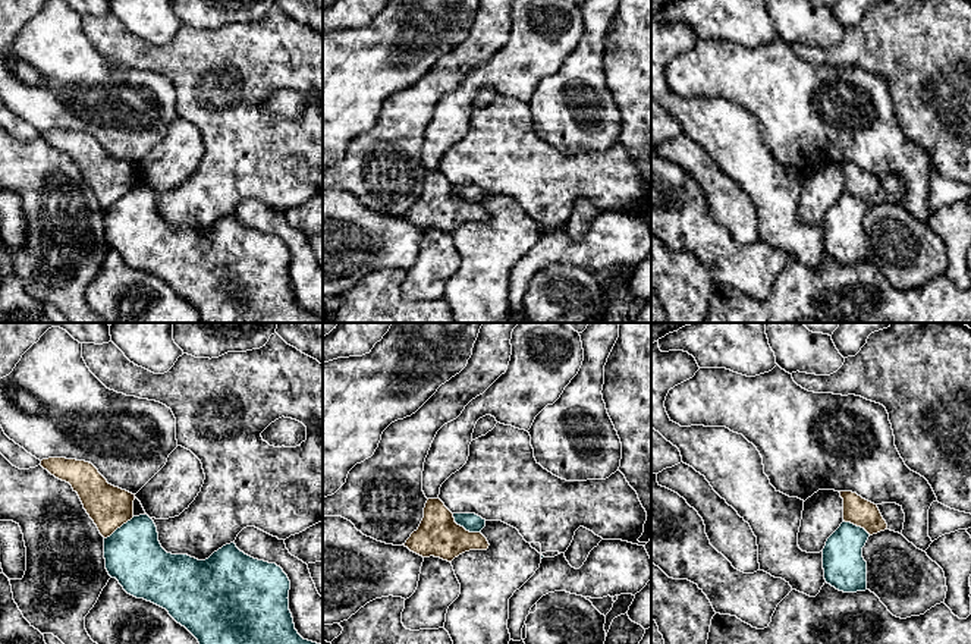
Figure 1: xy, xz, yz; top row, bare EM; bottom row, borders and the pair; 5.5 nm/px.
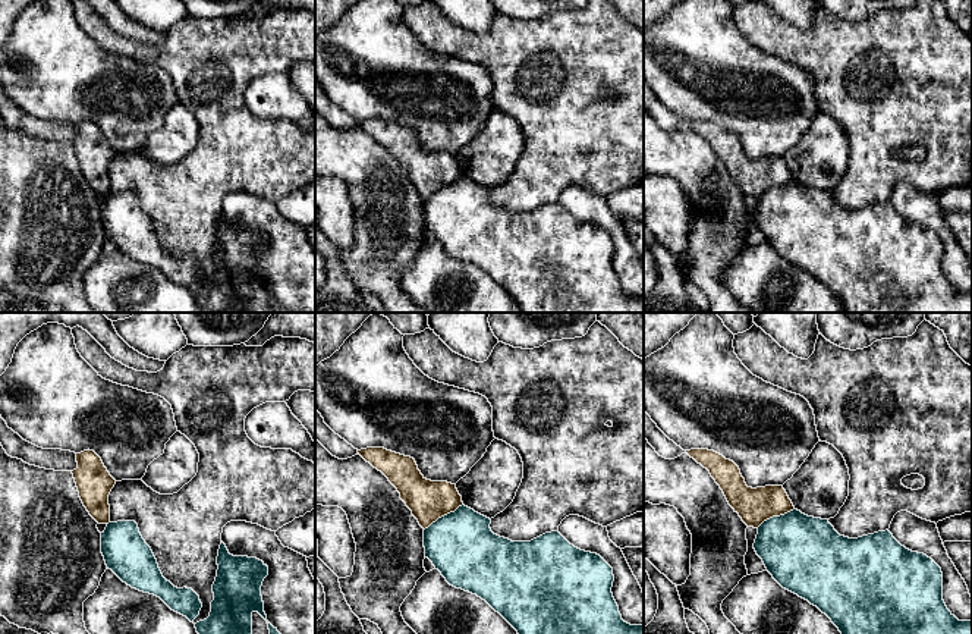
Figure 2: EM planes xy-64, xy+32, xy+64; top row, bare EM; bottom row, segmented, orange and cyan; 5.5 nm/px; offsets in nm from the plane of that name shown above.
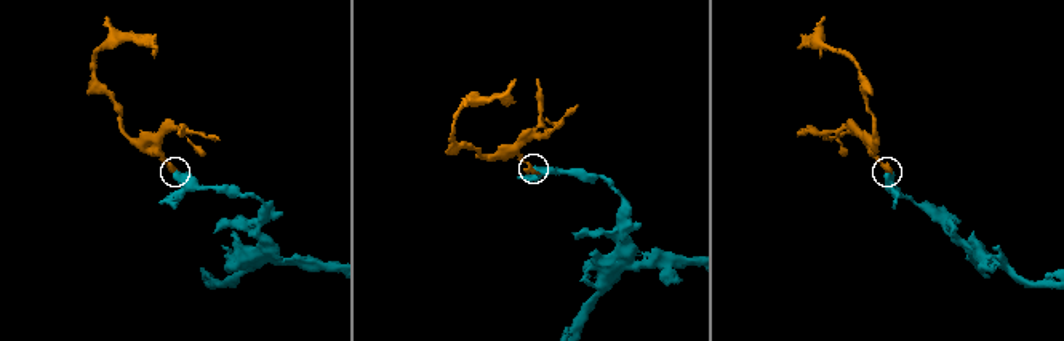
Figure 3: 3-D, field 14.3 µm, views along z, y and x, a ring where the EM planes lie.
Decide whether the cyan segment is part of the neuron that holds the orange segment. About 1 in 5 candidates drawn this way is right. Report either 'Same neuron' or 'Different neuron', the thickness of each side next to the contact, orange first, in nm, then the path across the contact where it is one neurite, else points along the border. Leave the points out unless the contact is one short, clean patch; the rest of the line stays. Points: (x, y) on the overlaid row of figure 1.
Different neuron. Thickness 240 nm (orange) against 100 nm. Boundary: xz (452, 514), (458, 524), (470, 531), (480, 533)

